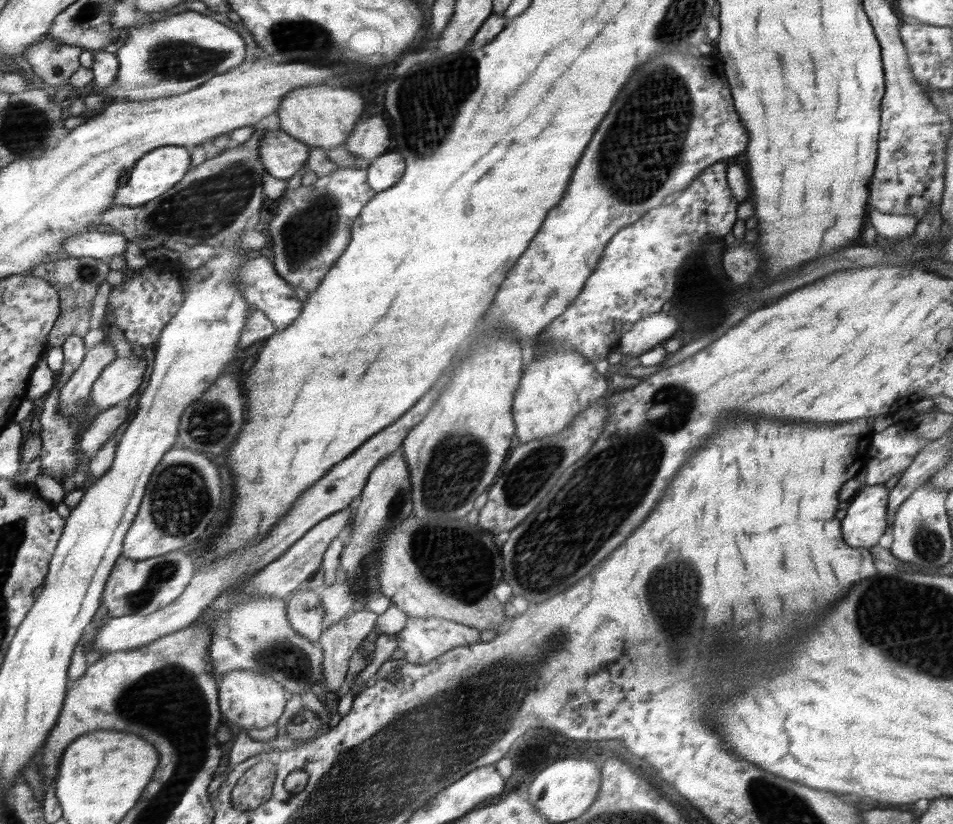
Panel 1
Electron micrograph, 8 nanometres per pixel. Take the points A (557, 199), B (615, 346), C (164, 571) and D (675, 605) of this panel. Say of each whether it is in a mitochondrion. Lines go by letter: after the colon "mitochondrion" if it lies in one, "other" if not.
A: other
B: other
C: mitochondrion
D: mitochondrion

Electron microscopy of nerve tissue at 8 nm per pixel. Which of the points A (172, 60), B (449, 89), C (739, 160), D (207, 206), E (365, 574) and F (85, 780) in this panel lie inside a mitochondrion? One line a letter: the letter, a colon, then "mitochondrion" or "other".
A: mitochondrion
B: mitochondrion
C: other
D: mitochondrion
E: mitochondrion
F: other

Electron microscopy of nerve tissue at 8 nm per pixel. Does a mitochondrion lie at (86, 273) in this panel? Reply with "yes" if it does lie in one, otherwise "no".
yes

